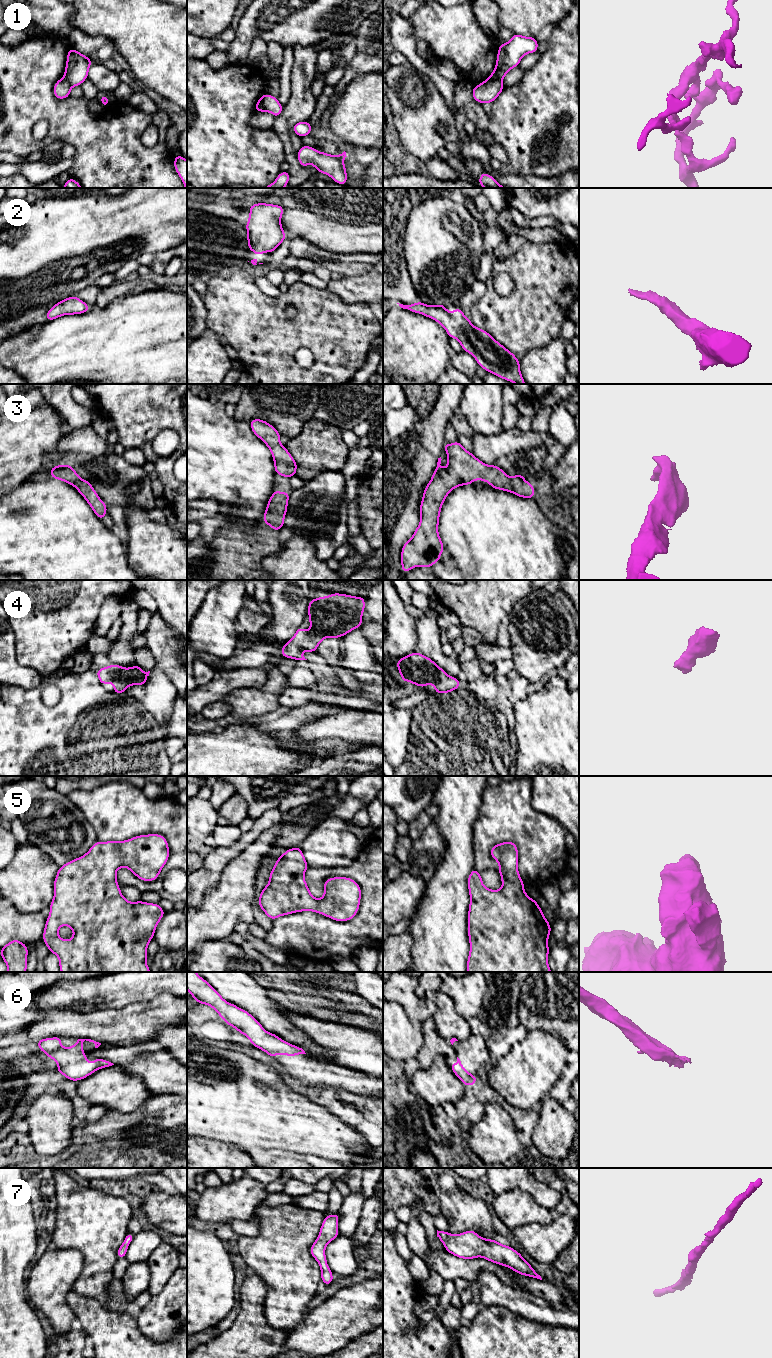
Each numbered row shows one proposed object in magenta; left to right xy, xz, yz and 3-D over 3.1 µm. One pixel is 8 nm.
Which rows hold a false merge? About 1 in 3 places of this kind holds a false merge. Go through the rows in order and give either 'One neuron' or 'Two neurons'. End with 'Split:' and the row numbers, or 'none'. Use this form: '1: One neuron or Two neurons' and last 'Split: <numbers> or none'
1: Two neurons
2: One neuron
3: One neuron
4: One neuron
5: One neuron
6: One neuron
7: One neuron
Split: 1

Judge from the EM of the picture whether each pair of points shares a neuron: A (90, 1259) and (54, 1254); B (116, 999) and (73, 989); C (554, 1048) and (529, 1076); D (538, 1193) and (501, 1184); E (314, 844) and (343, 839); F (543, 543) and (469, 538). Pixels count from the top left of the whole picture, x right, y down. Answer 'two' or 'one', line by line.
A: two
B: one
C: one
D: one
E: one
F: one

